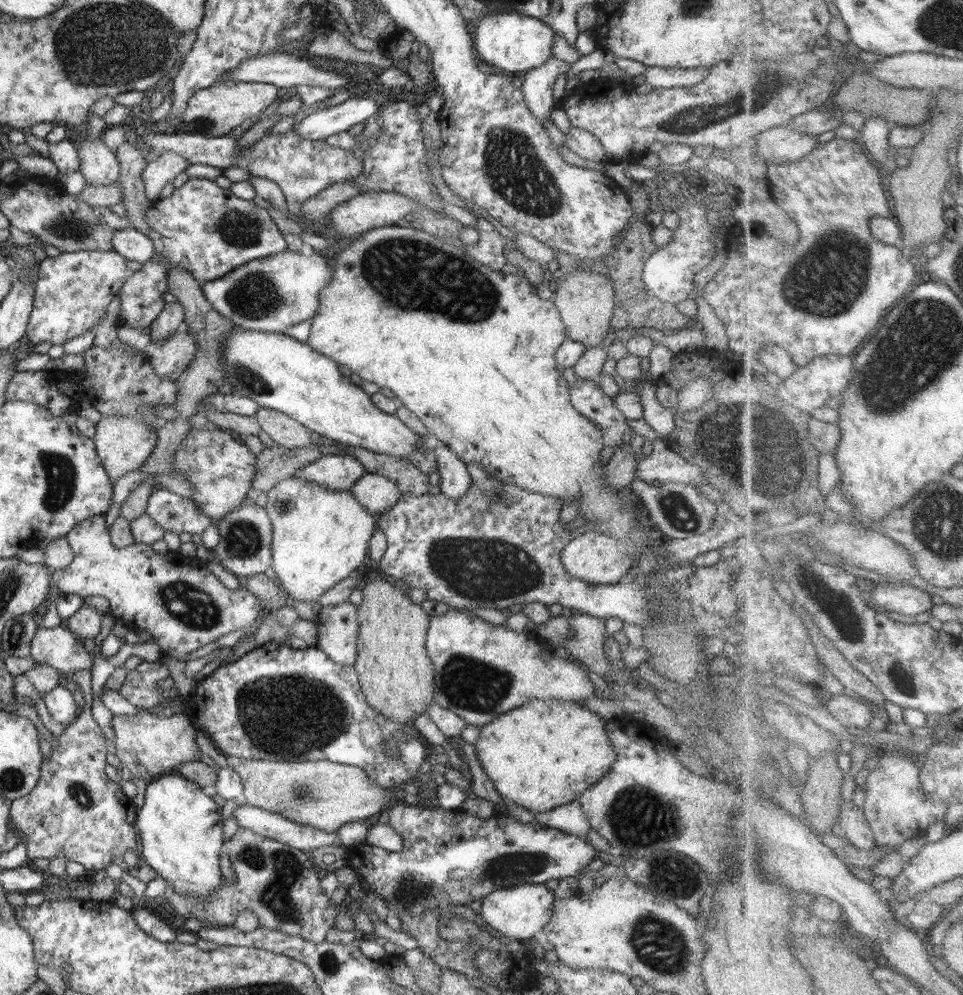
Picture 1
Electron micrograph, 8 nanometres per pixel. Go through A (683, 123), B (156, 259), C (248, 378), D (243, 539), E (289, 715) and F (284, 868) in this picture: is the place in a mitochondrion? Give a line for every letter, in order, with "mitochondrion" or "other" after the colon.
A: mitochondrion
B: other
C: mitochondrion
D: mitochondrion
E: mitochondrion
F: mitochondrion

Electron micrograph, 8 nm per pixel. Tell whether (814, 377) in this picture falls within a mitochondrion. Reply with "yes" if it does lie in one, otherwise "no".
no

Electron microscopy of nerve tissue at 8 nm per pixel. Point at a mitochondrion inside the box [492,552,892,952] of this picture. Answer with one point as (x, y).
(640, 818)

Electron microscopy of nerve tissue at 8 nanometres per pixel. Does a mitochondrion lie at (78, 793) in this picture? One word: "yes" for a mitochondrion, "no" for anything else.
yes

